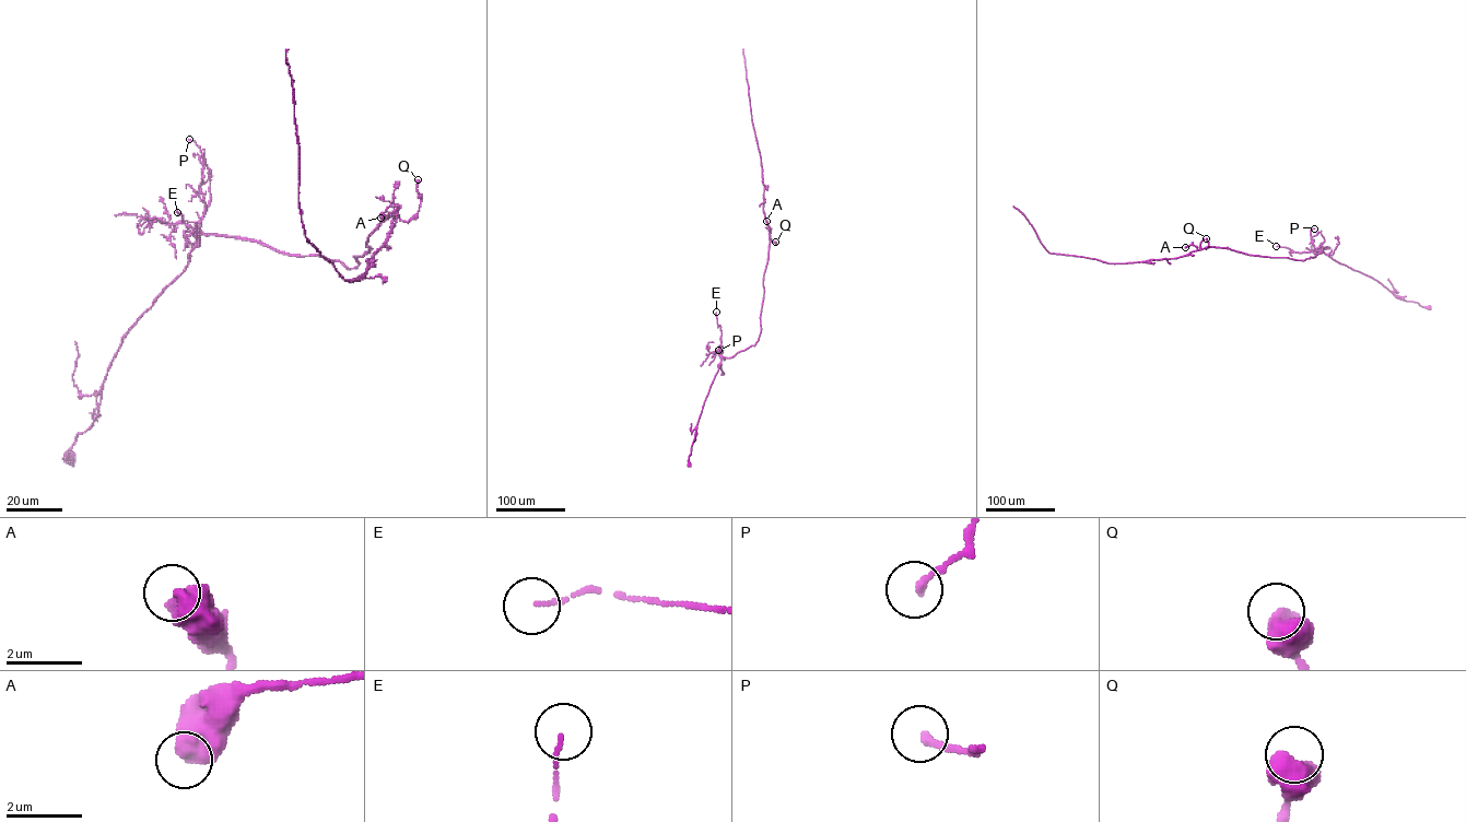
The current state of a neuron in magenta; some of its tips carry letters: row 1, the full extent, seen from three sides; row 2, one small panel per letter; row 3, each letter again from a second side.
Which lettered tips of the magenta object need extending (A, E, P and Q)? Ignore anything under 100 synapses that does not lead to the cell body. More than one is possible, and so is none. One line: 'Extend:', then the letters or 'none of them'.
Extend: none of them

